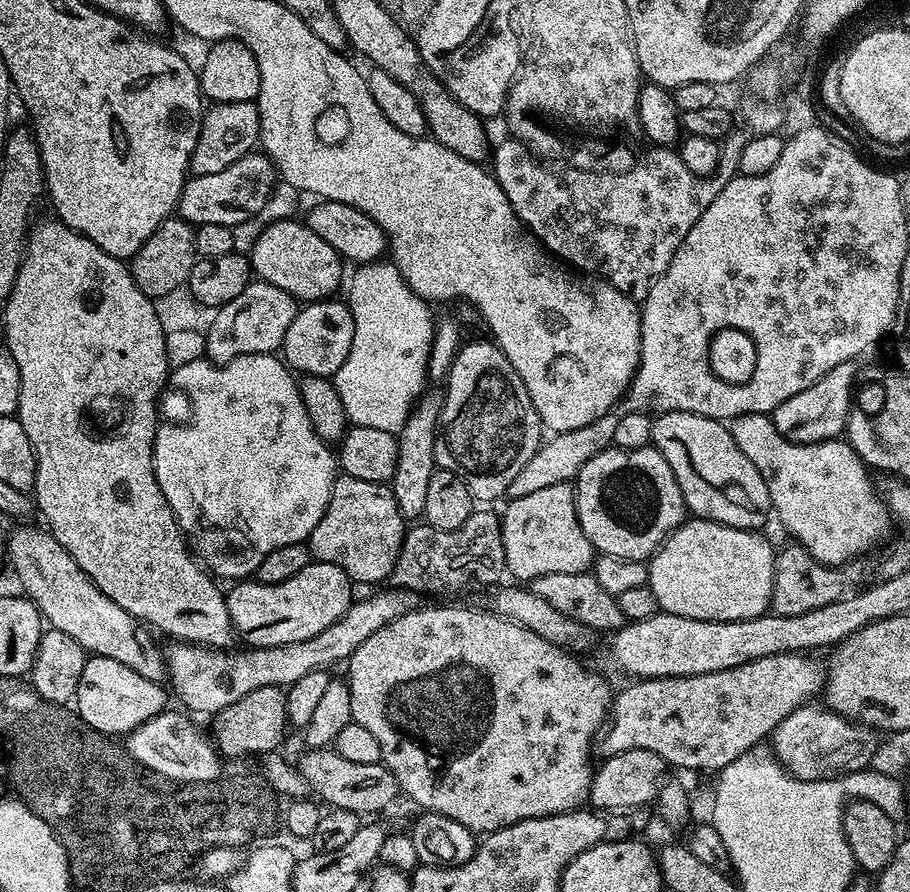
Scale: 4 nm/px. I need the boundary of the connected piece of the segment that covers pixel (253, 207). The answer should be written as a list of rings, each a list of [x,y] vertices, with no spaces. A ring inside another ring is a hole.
[[[263,151],[247,152],[238,162],[218,170],[218,174],[202,174],[185,179],[178,205],[179,219],[193,226],[217,224],[232,229],[236,224],[257,216],[278,183],[278,173]]]

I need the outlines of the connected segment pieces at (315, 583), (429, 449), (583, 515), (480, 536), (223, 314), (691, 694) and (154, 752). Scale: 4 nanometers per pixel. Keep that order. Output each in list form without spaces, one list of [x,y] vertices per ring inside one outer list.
[[[313,562],[306,566],[306,570],[298,570],[298,574],[294,574],[294,578],[286,578],[286,582],[278,582],[277,584],[259,584],[255,578],[245,579],[243,582],[236,582],[231,585],[232,589],[227,589],[226,599],[228,601],[228,613],[232,619],[232,626],[237,637],[240,636],[245,640],[245,645],[254,648],[273,648],[274,646],[282,646],[283,644],[293,644],[294,642],[306,642],[306,638],[314,638],[314,634],[322,634],[322,630],[326,630],[326,626],[334,626],[334,622],[338,622],[338,618],[342,618],[342,614],[346,614],[346,610],[354,603],[354,595],[352,596],[353,581],[348,579],[348,575],[341,568],[334,566],[330,562]]]
[[[439,391],[428,392],[425,396],[421,395],[406,418],[402,430],[398,433],[400,442],[398,466],[394,470],[394,478],[390,481],[390,487],[398,502],[398,510],[404,515],[405,521],[408,522],[419,521],[426,510],[426,489],[430,482],[430,474],[434,474],[437,469],[434,442],[436,441],[436,429],[440,427],[440,407],[442,405],[444,405],[444,397]]]
[[[615,446],[594,454],[574,481],[578,520],[597,553],[647,561],[664,539],[686,519],[678,478],[655,448],[626,450]]]
[[[476,508],[457,530],[438,530],[426,522],[413,525],[404,535],[390,580],[395,587],[417,594],[450,594],[472,583],[497,585],[506,573],[500,516]]]
[[[261,280],[251,281],[237,298],[231,299],[213,313],[214,318],[204,332],[207,359],[213,364],[225,365],[236,357],[249,356],[252,353],[275,353],[283,345],[286,330],[290,328],[290,323],[296,317],[297,311],[298,302],[288,291]]]
[[[779,652],[778,654],[770,654],[766,658],[758,658],[746,662],[742,666],[734,666],[730,670],[718,670],[714,674],[698,674],[697,676],[660,676],[656,680],[637,679],[632,682],[629,688],[624,688],[615,693],[610,715],[606,721],[606,727],[603,729],[602,735],[598,740],[598,752],[601,757],[607,758],[614,752],[625,752],[626,750],[654,750],[654,754],[658,754],[658,758],[662,758],[665,765],[676,768],[689,768],[692,772],[713,772],[719,773],[726,766],[730,766],[730,762],[734,762],[742,754],[753,751],[757,746],[771,737],[772,732],[778,726],[778,722],[782,722],[782,718],[786,718],[786,714],[790,714],[794,710],[798,710],[803,704],[809,703],[813,698],[821,695],[824,687],[824,678],[826,675],[826,664],[823,659],[815,660],[815,655],[805,654],[804,652]]]
[[[172,711],[159,712],[157,716],[150,718],[150,722],[142,722],[142,726],[127,733],[126,751],[142,766],[175,780],[177,784],[201,784],[220,779],[222,758],[216,750],[215,743],[209,737],[207,740],[187,720],[189,717],[183,711]]]

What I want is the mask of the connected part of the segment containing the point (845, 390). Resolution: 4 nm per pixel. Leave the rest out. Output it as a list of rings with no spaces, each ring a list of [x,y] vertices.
[[[847,360],[830,374],[822,374],[814,386],[806,386],[794,398],[786,398],[782,406],[778,406],[772,413],[772,421],[778,430],[791,444],[813,444],[823,440],[835,440],[845,435],[848,426],[848,415],[854,403],[854,389],[858,383],[858,368],[853,361]]]

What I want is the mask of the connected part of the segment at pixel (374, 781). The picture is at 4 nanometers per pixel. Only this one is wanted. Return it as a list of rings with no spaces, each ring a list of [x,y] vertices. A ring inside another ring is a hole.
[[[308,750],[298,761],[300,772],[306,778],[309,789],[325,805],[332,808],[350,810],[357,814],[364,812],[380,812],[395,802],[401,795],[400,784],[392,771],[384,763],[365,766],[359,762],[350,762],[350,758],[342,758],[335,750]]]

